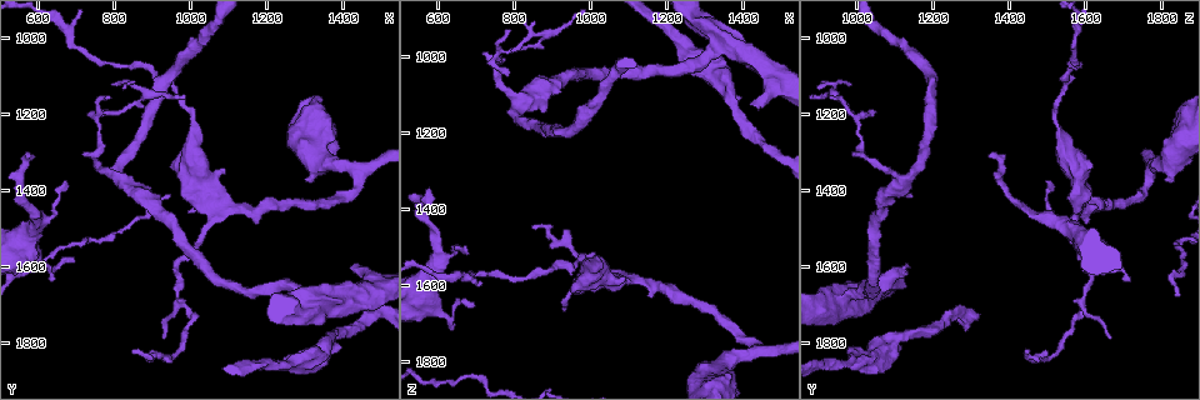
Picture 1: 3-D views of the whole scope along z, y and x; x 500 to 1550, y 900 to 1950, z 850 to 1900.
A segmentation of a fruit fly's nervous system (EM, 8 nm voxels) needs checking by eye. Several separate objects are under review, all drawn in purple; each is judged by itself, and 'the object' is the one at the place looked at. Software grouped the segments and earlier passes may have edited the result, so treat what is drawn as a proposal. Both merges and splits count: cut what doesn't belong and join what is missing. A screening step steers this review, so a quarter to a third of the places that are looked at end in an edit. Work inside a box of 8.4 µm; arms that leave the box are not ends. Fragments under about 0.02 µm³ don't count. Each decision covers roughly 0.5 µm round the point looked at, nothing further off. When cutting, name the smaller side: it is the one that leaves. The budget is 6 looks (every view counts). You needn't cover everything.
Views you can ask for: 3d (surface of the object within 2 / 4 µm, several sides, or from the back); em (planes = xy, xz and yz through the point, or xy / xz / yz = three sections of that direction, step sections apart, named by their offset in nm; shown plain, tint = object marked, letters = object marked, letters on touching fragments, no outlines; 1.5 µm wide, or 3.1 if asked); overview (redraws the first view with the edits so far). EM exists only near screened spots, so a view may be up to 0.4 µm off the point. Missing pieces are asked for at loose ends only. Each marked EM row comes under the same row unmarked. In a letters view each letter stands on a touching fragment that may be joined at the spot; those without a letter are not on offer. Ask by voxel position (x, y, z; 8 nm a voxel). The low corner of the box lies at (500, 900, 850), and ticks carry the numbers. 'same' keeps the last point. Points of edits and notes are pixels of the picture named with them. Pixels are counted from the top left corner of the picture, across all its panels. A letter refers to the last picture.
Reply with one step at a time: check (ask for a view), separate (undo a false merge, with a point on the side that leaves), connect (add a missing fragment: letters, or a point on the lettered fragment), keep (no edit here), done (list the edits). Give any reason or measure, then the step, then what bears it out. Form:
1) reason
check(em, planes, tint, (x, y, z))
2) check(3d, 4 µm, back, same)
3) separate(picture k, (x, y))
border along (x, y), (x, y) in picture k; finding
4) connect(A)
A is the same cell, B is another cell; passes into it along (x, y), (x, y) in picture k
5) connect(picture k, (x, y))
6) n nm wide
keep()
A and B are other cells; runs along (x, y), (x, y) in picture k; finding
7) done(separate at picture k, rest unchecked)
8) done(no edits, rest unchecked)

check(em, planes, letters, (570, 1305, 1340))

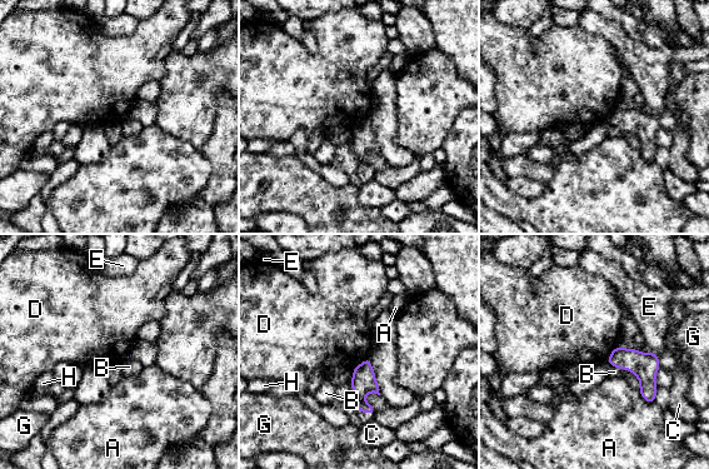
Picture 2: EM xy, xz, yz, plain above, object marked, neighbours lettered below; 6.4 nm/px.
A touches over 140 nm
connect(E)
E is the same cell, A, B, C, D, G and H are other cells; the neuron continues

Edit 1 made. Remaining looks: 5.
check(overview)

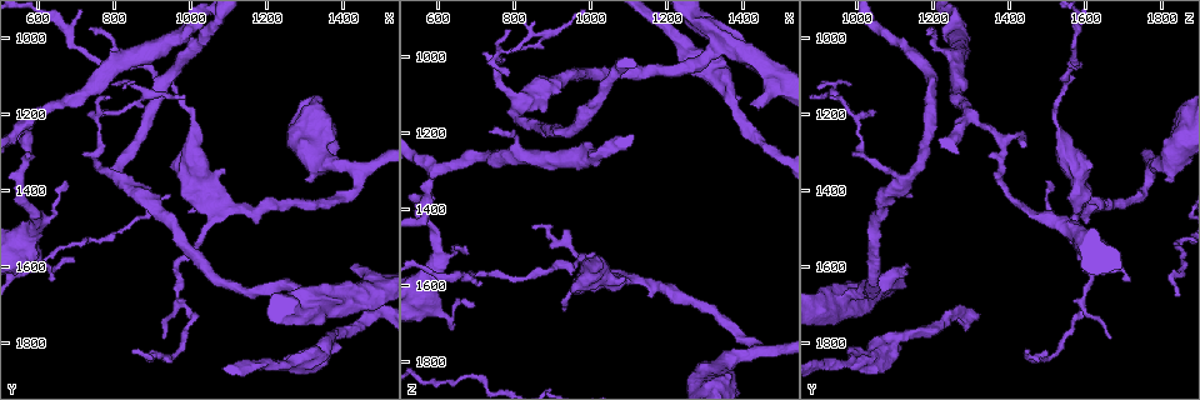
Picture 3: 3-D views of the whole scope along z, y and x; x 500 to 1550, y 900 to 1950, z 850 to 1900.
free end
check(3d, 4 µm, (1315, 1820, 970))

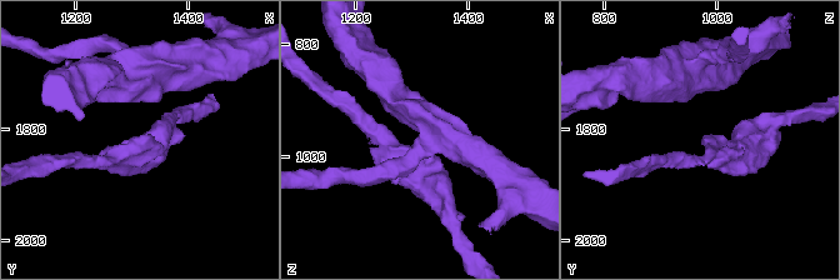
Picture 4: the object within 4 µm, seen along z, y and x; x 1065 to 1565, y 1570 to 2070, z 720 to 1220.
check(em, planes, letters, (1315, 1815, 975))

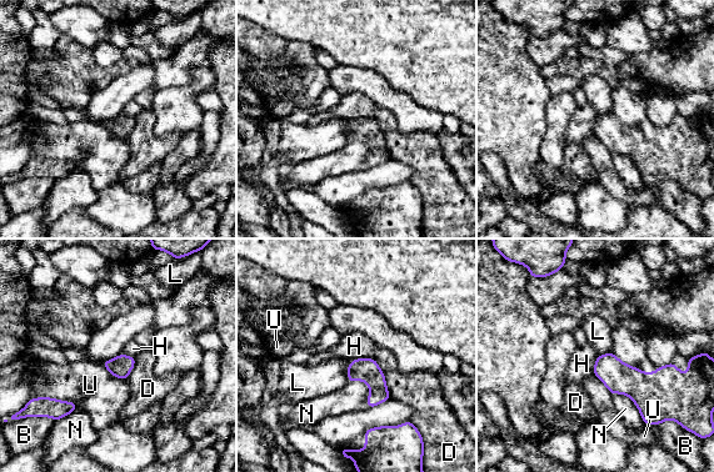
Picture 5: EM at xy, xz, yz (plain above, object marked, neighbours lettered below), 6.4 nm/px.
keep()
B, D, H, L, N and U are other cells; border along (373, 357), (358, 357), (353, 361) in picture 5; none of them fits

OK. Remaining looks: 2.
free end
check(em, planes, letters, (690, 1585, 1660))

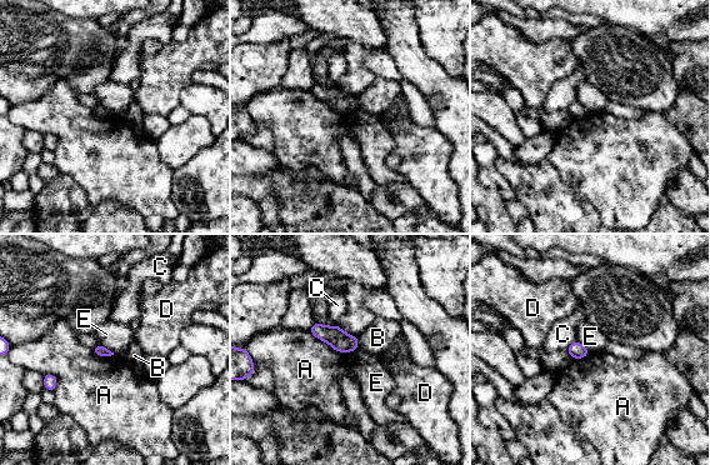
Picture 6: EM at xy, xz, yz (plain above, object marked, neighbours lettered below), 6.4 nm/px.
A touches over 320 nm
keep()
A, B, C, D and E are other cells; none of them fits

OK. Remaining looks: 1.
done(connect at picture 2, rest unchecked)

